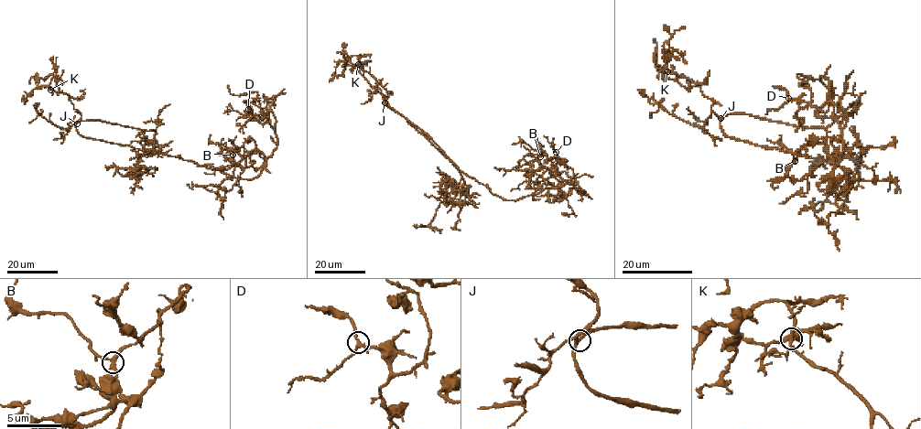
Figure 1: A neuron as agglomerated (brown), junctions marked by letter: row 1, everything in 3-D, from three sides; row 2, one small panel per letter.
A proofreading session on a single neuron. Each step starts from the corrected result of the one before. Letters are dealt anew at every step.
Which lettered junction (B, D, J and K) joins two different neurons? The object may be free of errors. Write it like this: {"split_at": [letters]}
{"split_at": []}

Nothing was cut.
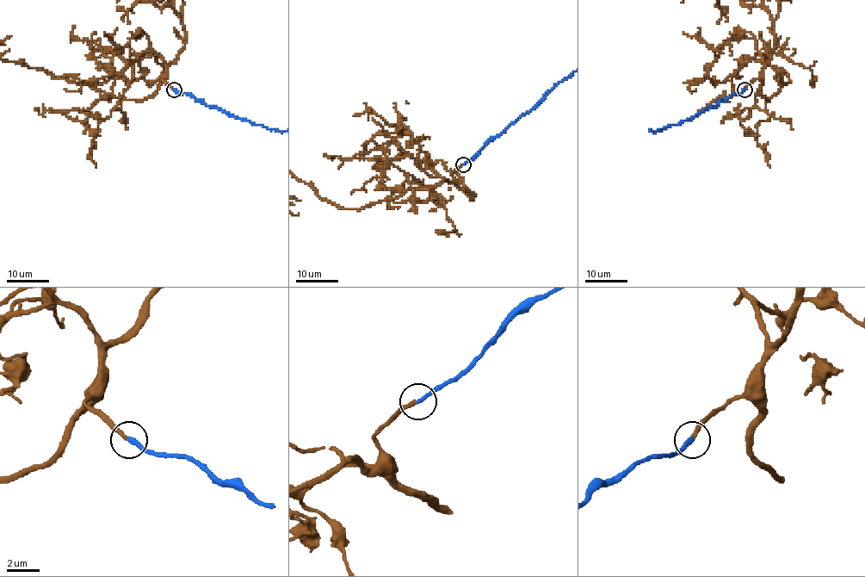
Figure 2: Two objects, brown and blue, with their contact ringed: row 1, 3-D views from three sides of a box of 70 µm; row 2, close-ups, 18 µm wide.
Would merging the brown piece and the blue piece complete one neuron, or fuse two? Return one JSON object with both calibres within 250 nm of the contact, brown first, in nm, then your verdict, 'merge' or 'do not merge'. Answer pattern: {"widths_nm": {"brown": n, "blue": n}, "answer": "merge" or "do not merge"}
{"widths_nm": {"brown": 240, "blue": 280}, "answer": "merge"}

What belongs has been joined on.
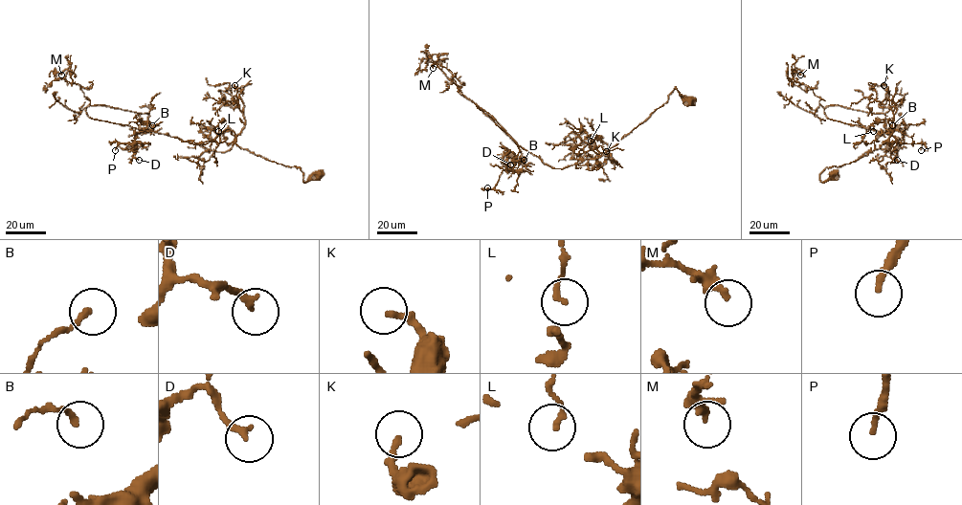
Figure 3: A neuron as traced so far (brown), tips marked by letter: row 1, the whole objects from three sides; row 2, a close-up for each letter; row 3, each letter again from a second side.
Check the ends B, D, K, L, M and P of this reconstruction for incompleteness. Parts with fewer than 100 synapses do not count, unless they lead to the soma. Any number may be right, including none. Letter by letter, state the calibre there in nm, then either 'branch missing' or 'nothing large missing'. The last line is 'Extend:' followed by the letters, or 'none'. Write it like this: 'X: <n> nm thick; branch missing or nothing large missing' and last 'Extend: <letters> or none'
B: 160 nm thick; nothing large missing
D: 180 nm thick; nothing large missing
K: 200 nm thick; branch missing
L: 100 nm thick; nothing large missing
M: 170 nm thick; nothing large missing
P: 160 nm thick; nothing large missing
Extend: K

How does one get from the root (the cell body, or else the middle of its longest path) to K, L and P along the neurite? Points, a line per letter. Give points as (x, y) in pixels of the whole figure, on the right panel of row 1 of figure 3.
K: (833, 176), (823, 182), (819, 178), (826, 167), (848, 164), (878, 149), (892, 133), (894, 114), (883, 85)
L: (833, 176), (819, 178), (825, 168), (850, 163), (887, 141), (882, 120), (873, 131)
P: (833, 176), (819, 178), (902, 141), (830, 120), (828, 105), (882, 113), (885, 128), (921, 150)

